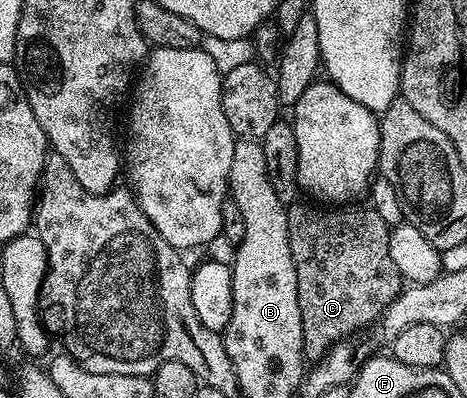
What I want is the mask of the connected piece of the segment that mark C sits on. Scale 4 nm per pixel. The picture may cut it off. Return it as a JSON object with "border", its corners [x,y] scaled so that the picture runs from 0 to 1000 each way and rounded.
{"border":[[[634,505],[615,520],[619,636],[627,636],[627,666],[636,676],[636,766],[645,766],[649,889],[660,905],[681,907],[713,864],[749,854],[758,832],[775,834],[805,812],[863,729],[867,704],[833,636],[839,573],[816,555],[816,535],[807,535],[801,520],[779,515],[762,530],[743,530],[752,525],[702,525],[692,515],[649,508]]]}

